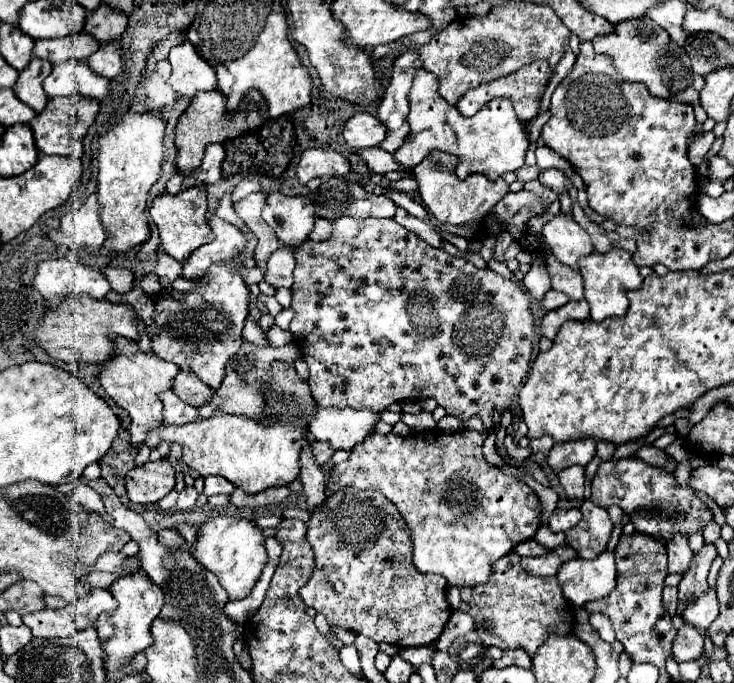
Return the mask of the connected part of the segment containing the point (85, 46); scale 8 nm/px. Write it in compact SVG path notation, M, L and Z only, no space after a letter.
M73 32L63 38L51 38L51 40L35 40L33 46L33 56L49 60L51 64L69 60L69 58L79 58L85 60L91 56L91 52L99 50L99 40L91 34L83 32Z

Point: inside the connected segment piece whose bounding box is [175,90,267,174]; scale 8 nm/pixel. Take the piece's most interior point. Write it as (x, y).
(206, 120)

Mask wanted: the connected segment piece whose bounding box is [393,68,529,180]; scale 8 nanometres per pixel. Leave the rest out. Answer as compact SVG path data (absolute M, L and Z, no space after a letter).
M423 68L415 70L413 88L409 90L411 132L405 138L403 146L393 154L395 162L399 162L405 168L413 168L431 150L457 154L459 164L455 172L461 180L467 174L475 174L475 172L487 174L489 180L497 180L505 172L515 172L523 166L523 158L529 148L529 136L527 136L525 124L517 118L511 100L497 98L491 104L483 106L475 116L465 118L459 114L455 106L443 100L437 90L439 90L439 80L435 74Z

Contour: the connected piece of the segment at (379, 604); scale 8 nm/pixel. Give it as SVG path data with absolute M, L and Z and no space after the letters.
M343 488L329 494L327 504L311 514L307 540L315 552L315 570L311 580L299 590L299 596L305 606L313 606L323 614L331 626L341 626L375 642L389 642L399 648L429 646L441 636L451 616L451 606L445 598L447 580L437 574L421 574L413 566L409 530L399 518L397 508L381 492Z

